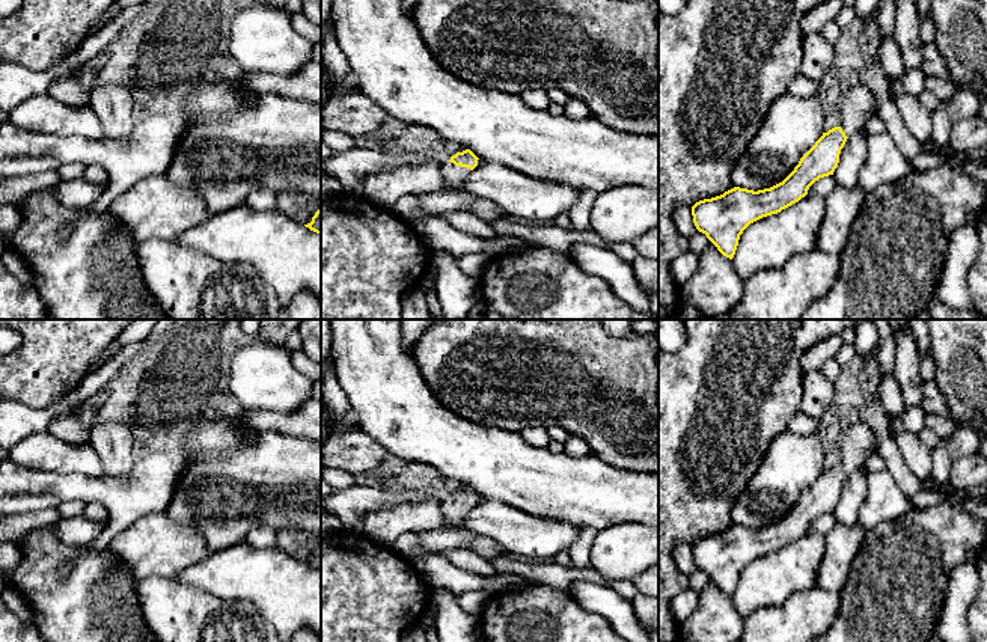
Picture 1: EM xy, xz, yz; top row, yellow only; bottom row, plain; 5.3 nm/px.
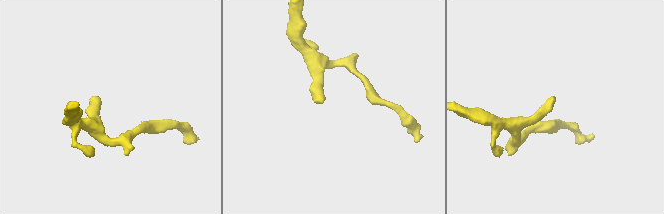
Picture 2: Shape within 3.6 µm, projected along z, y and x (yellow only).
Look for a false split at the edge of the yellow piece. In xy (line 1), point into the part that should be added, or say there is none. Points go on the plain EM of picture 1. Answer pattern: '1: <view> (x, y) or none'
1: none

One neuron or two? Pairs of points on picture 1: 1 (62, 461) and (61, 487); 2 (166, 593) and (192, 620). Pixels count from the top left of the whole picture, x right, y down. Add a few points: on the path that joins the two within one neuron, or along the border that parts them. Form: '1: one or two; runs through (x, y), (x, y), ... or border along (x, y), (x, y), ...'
1: two; border along (27, 466), (36, 470), (80, 472), (97, 478)
2: one; runs through (171, 599), (186, 614)

